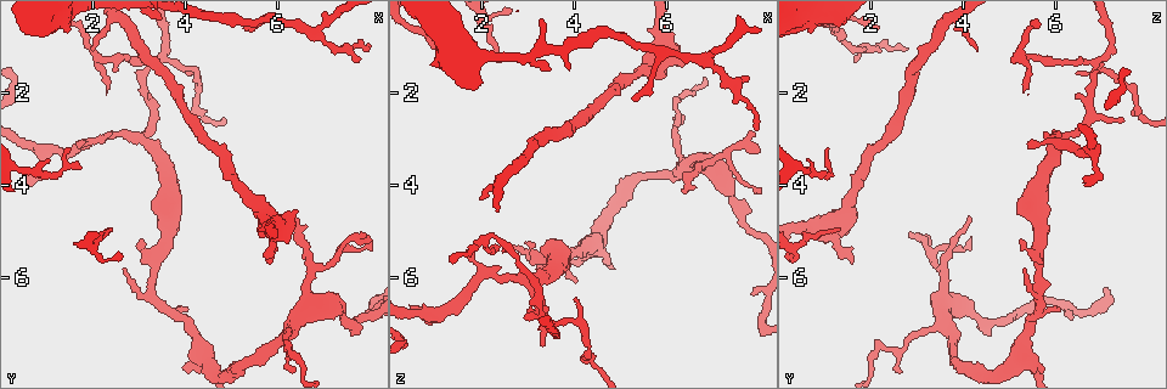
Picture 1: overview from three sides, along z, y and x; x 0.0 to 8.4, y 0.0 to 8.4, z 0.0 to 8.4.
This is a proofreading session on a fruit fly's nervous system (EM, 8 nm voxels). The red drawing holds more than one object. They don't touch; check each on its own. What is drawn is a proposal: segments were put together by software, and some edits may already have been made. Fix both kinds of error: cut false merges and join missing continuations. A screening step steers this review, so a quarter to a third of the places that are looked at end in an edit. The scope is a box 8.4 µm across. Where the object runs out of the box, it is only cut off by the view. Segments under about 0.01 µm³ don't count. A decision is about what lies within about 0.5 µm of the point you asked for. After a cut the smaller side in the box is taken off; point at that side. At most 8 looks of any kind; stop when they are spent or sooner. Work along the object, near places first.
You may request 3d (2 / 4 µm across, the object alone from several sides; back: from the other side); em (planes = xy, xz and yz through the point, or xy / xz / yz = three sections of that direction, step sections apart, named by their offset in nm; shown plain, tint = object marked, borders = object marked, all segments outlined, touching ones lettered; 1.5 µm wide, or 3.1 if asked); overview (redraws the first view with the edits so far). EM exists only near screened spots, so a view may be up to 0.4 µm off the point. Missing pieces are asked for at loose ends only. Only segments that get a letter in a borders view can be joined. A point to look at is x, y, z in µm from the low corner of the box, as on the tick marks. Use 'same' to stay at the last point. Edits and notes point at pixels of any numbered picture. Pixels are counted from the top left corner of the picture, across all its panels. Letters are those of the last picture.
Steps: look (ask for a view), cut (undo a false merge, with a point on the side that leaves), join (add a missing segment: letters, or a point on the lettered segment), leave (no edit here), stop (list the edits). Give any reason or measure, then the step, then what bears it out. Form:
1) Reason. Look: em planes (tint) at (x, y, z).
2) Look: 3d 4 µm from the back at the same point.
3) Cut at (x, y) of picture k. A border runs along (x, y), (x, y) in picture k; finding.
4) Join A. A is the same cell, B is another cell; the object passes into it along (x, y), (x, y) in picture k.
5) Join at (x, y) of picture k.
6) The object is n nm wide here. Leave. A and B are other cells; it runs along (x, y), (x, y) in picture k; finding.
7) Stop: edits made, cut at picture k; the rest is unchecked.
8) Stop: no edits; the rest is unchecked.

Look: 3d 2 µm at (5.75, 5.70, 1.65).

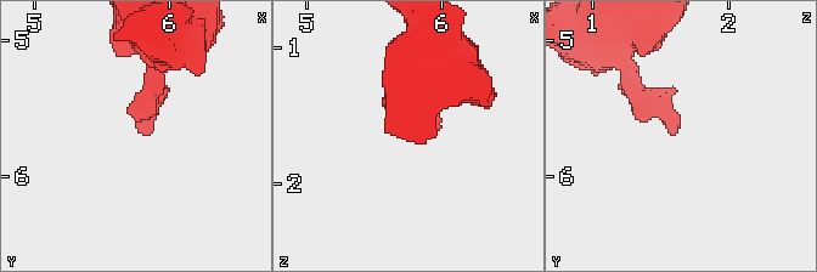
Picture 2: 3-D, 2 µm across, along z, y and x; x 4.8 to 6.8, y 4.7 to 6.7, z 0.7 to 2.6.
Need the tissue. Look: em planes (borders) at (5.80, 5.68, 1.60).

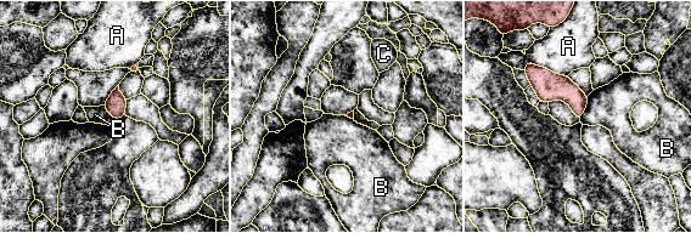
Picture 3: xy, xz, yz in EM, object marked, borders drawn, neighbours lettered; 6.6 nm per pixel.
Leave. A, B and C are other cells; a border runs along (588, 96), (585, 111), (579, 118) in picture 3; no lettered segment goes on from it.

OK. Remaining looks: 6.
Tapers out. Look: em xy step 8 (borders) at (2.65, 5.80, 5.30).

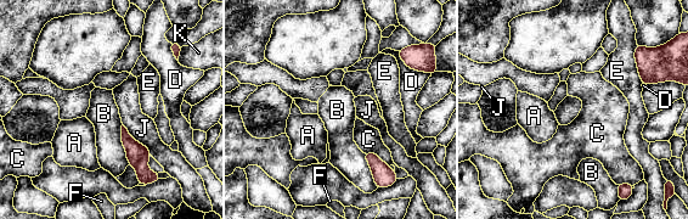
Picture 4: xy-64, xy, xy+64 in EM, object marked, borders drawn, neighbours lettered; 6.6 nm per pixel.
Leave. A, B, C, D, E, F, J and K are other cells; a border runs along (123, 124), (151, 155) in picture 4; none of them fits.

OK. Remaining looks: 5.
Free end. Look: em planes (borders) at (7.95, 1.05, 2.75).

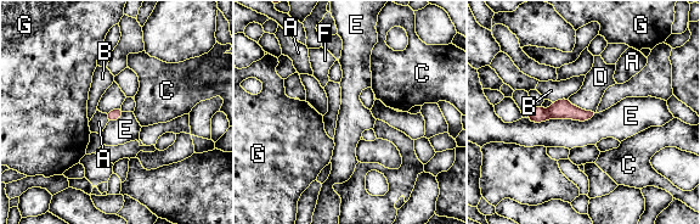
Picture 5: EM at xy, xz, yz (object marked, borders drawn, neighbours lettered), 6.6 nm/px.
The longest contact is with E, 480 nm. Leave. A, B, C, D, E, F and G are other cells; no lettered segment goes on from it.

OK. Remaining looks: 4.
Stop: no edits; the rest is unchecked.

